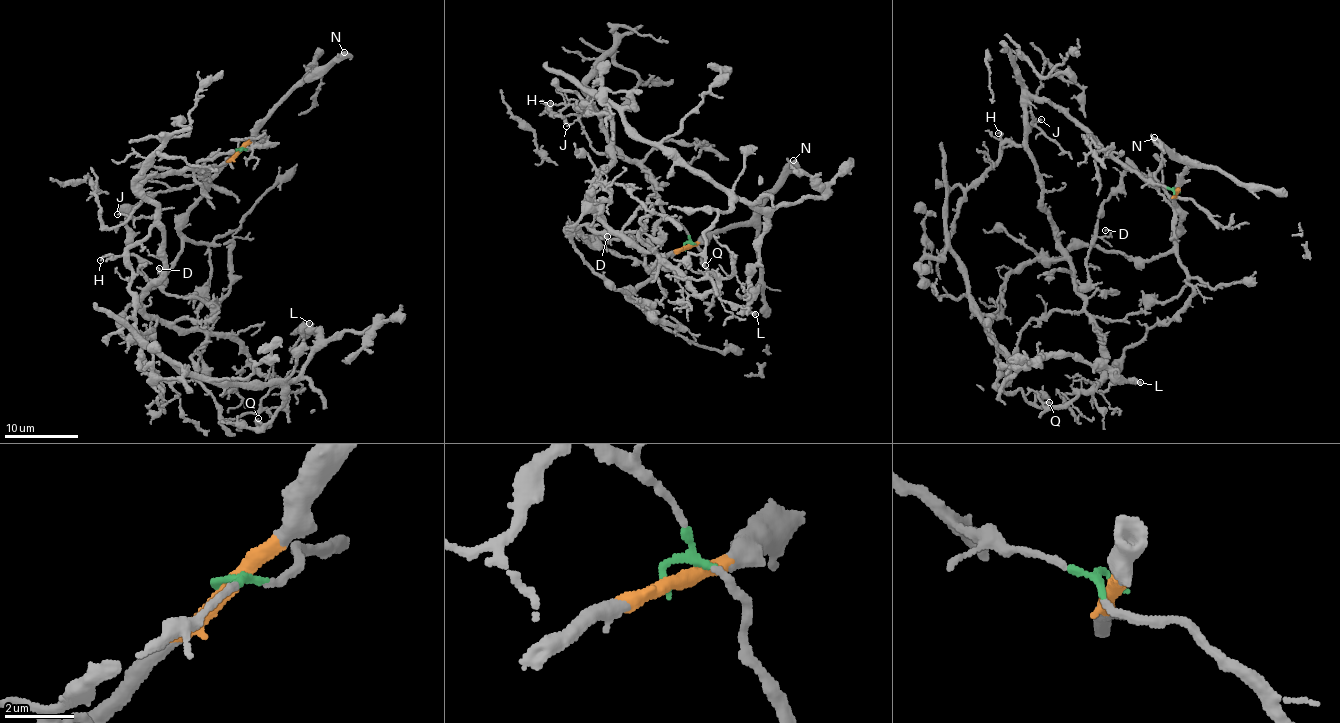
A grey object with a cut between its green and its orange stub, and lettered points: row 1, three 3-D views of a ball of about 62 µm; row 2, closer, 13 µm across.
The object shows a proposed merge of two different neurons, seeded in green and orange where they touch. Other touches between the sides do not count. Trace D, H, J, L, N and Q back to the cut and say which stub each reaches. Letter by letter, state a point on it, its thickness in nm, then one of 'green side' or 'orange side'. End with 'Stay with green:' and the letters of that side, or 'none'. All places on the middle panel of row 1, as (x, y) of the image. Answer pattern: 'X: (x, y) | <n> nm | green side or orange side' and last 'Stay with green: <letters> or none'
D: (607, 236) | 110 nm | orange side
H: (550, 103) | 120 nm | green side
J: (566, 126) | 120 nm | green side
L: (755, 314) | 260 nm | green side
N: (793, 160) | 360 nm | orange side
Q: (705, 265) | 180 nm | green side
Stay with green: H, J, L, Q

